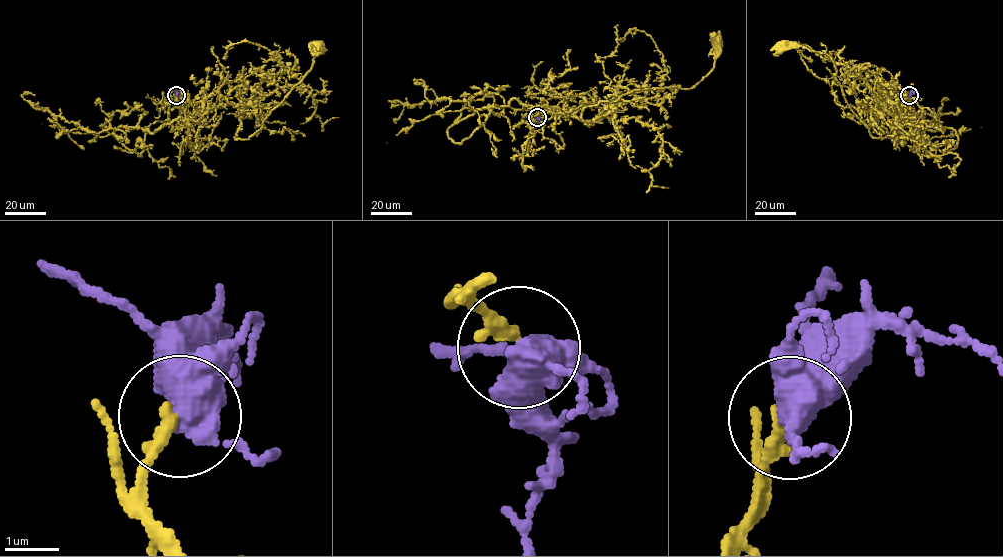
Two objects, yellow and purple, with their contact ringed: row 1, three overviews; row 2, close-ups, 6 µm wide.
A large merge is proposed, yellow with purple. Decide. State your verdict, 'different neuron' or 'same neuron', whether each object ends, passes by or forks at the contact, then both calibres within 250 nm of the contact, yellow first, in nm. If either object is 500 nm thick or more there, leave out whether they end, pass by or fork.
same neuron; yellow ends there; purple forks there; 240 nm thick on the yellow side, 400 nm on the other

